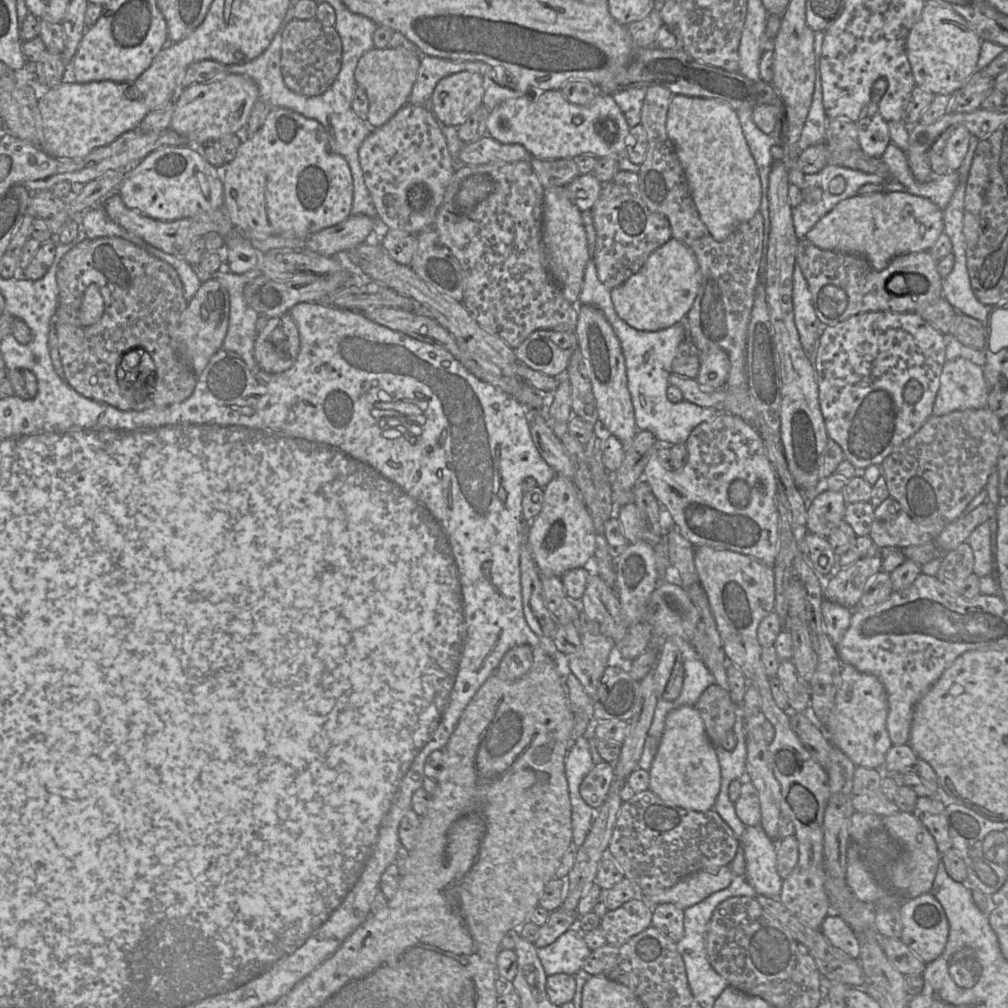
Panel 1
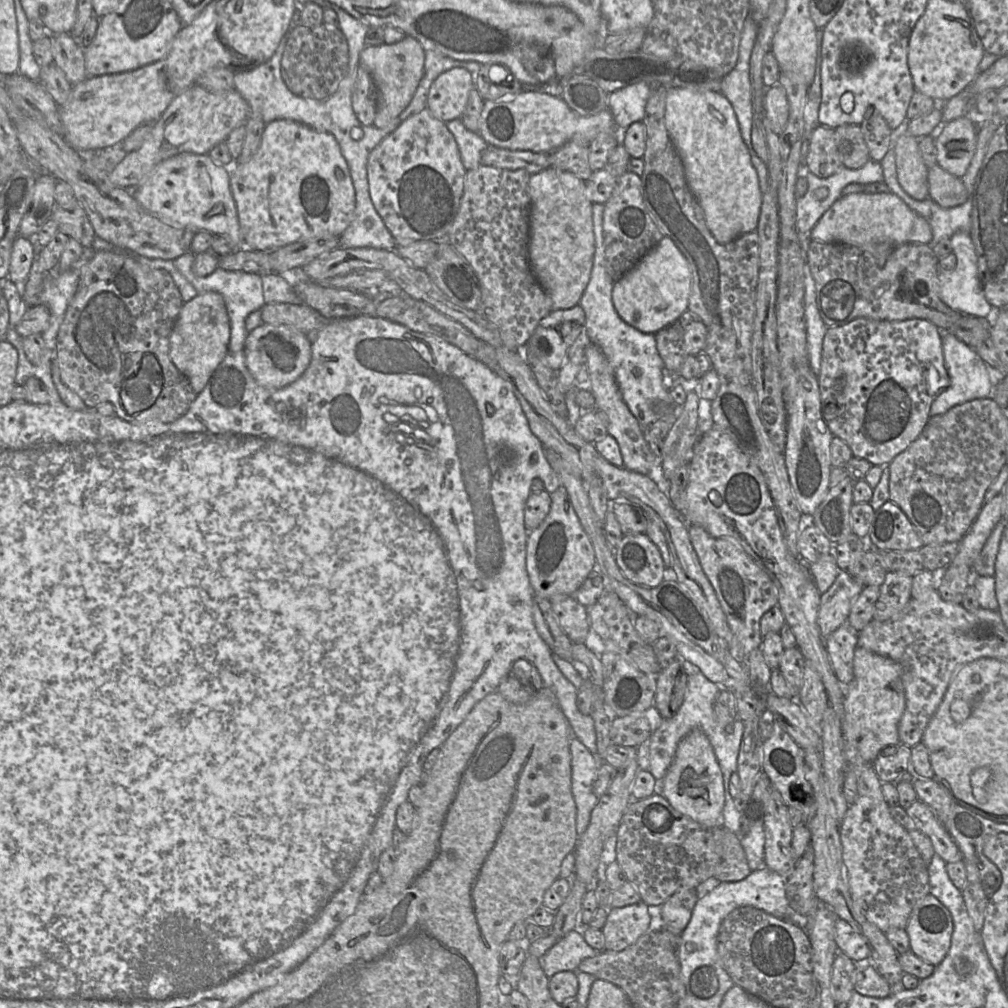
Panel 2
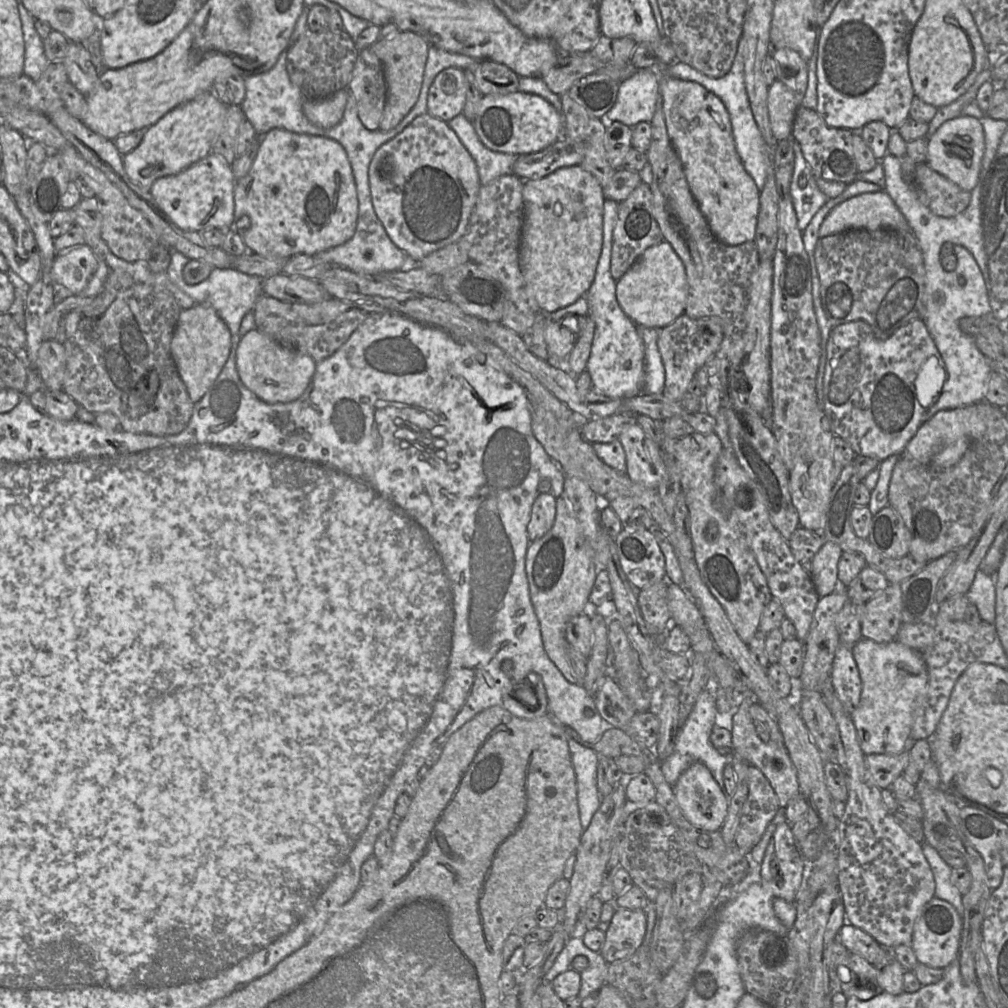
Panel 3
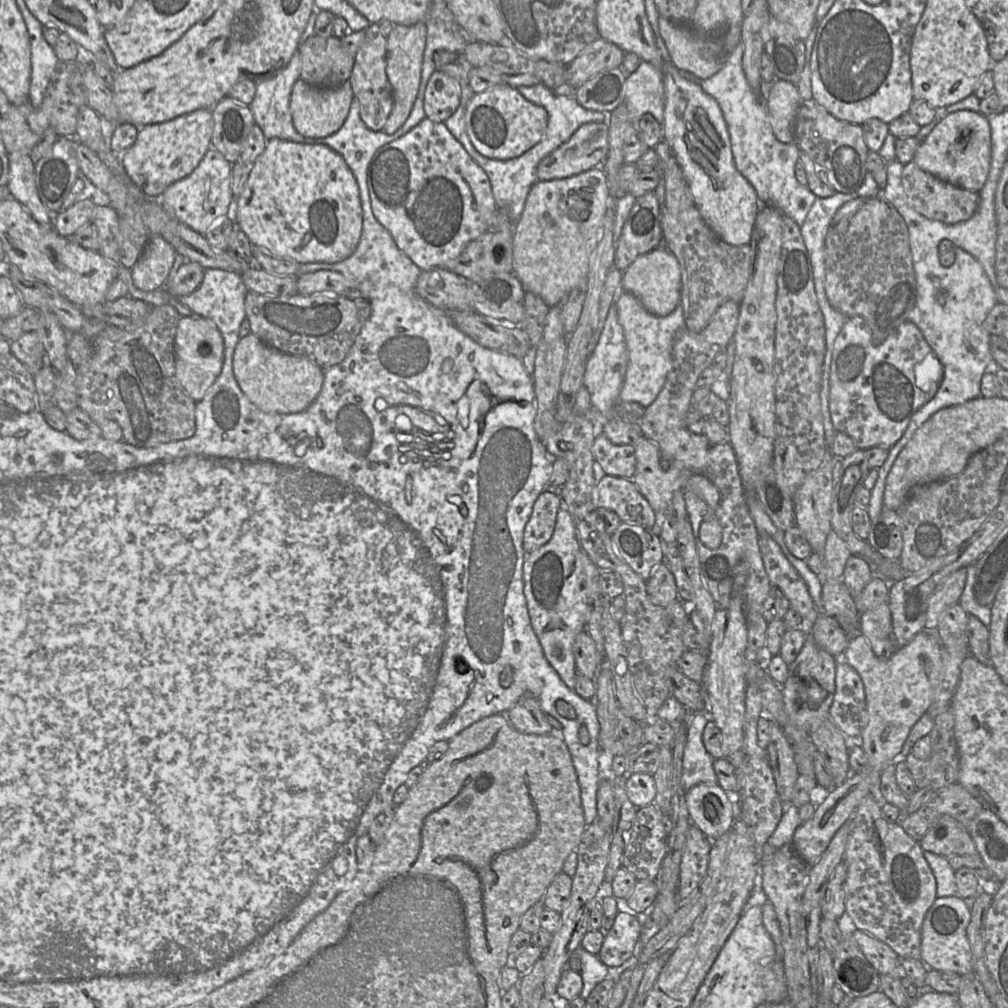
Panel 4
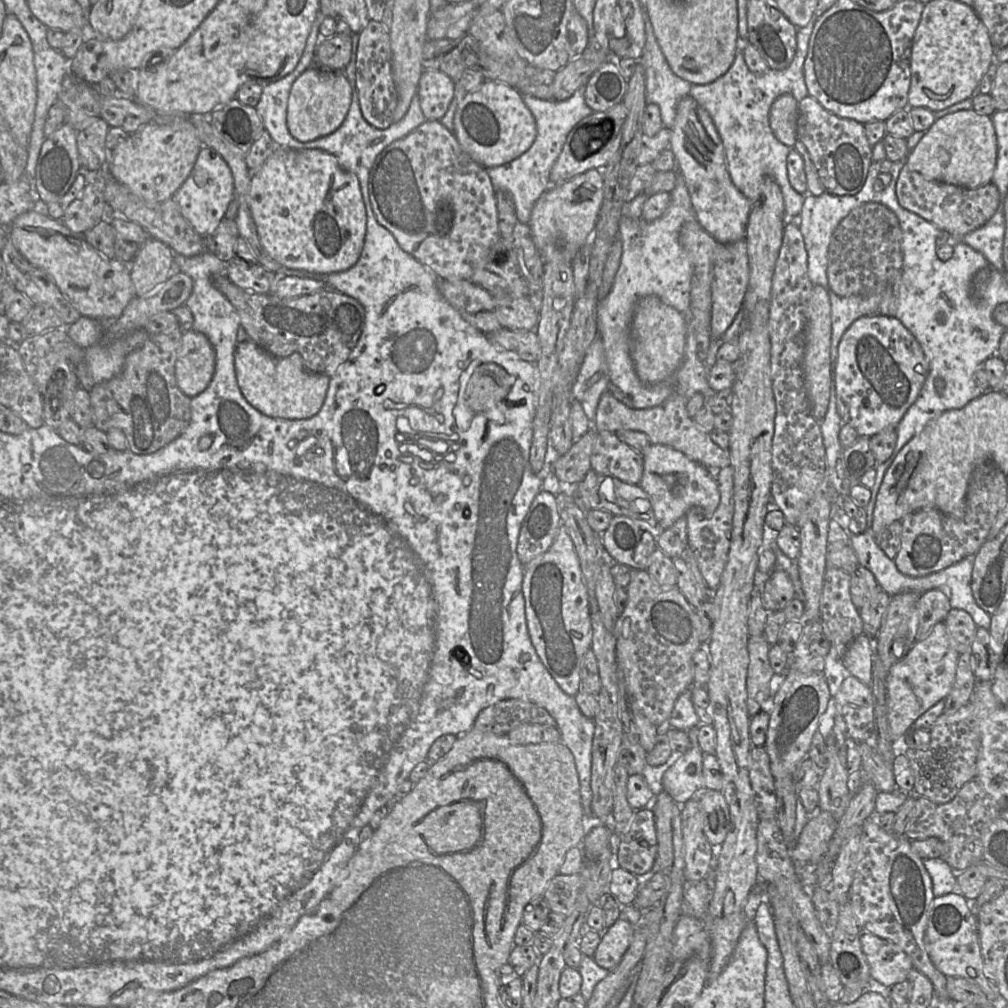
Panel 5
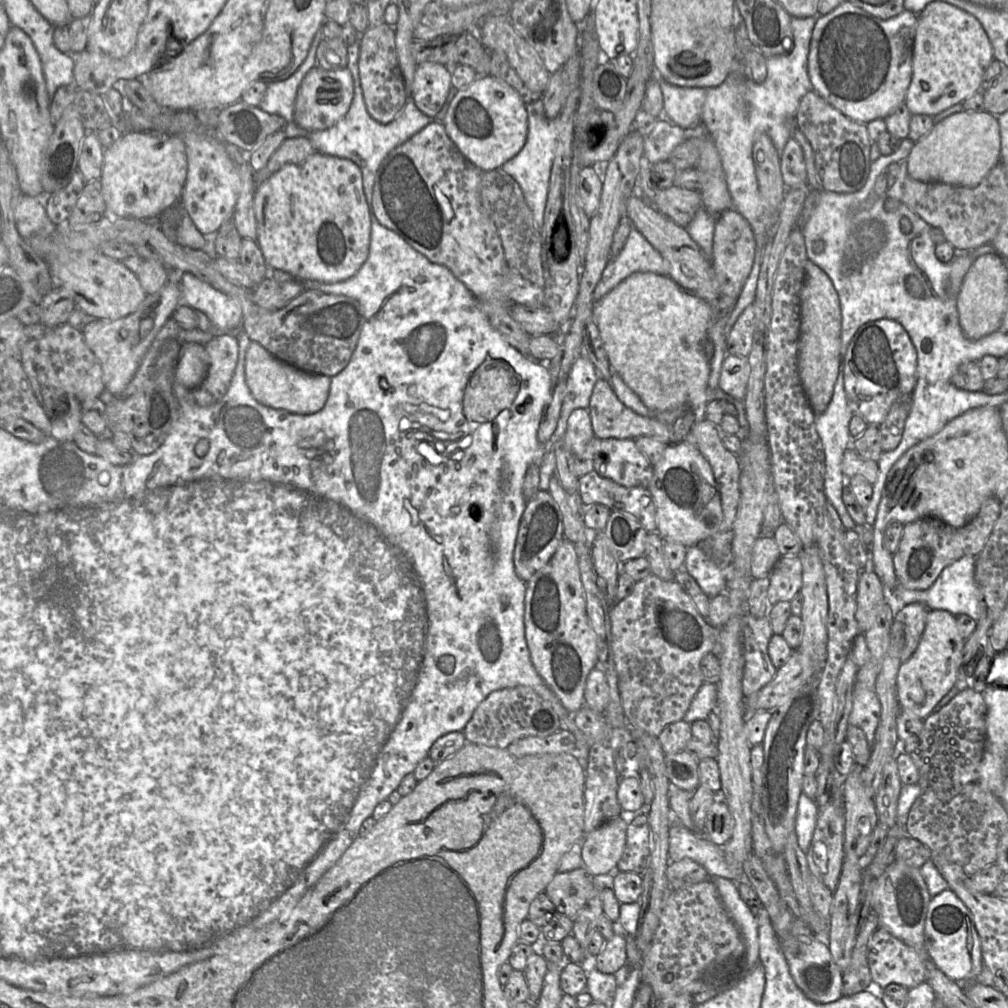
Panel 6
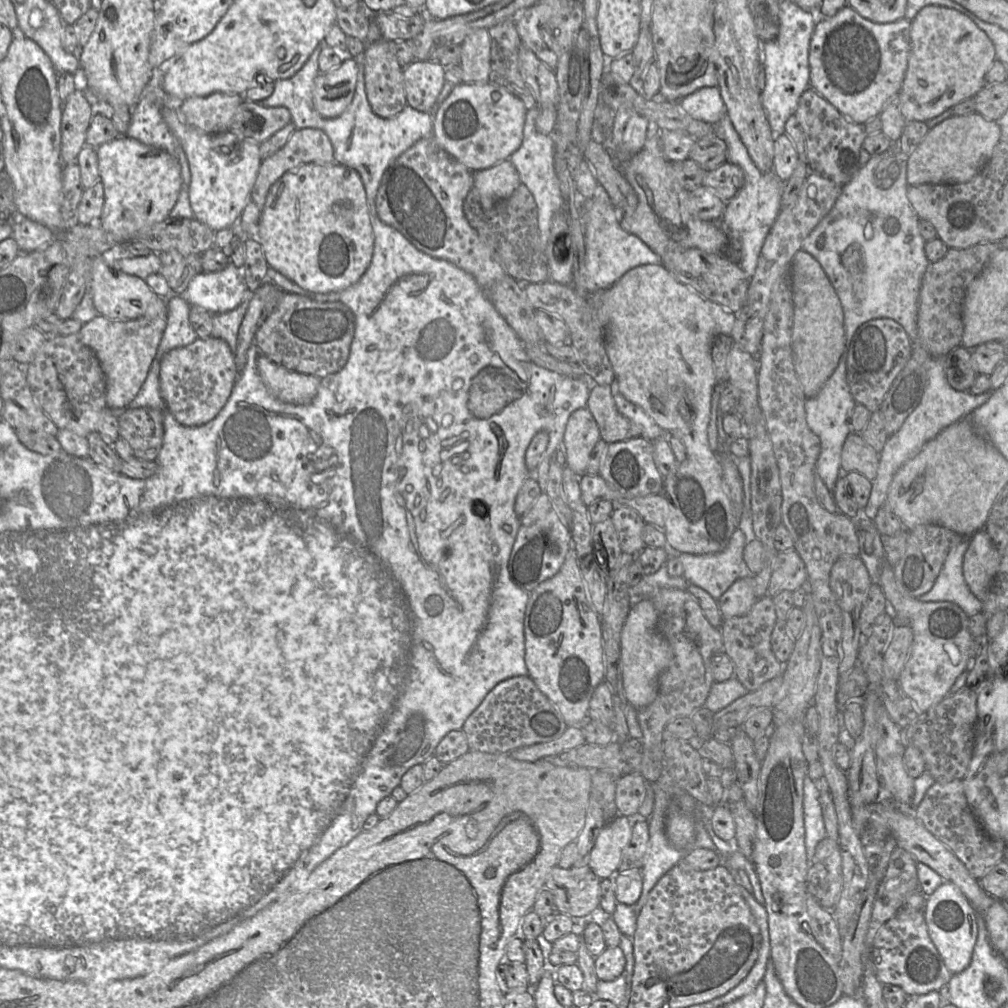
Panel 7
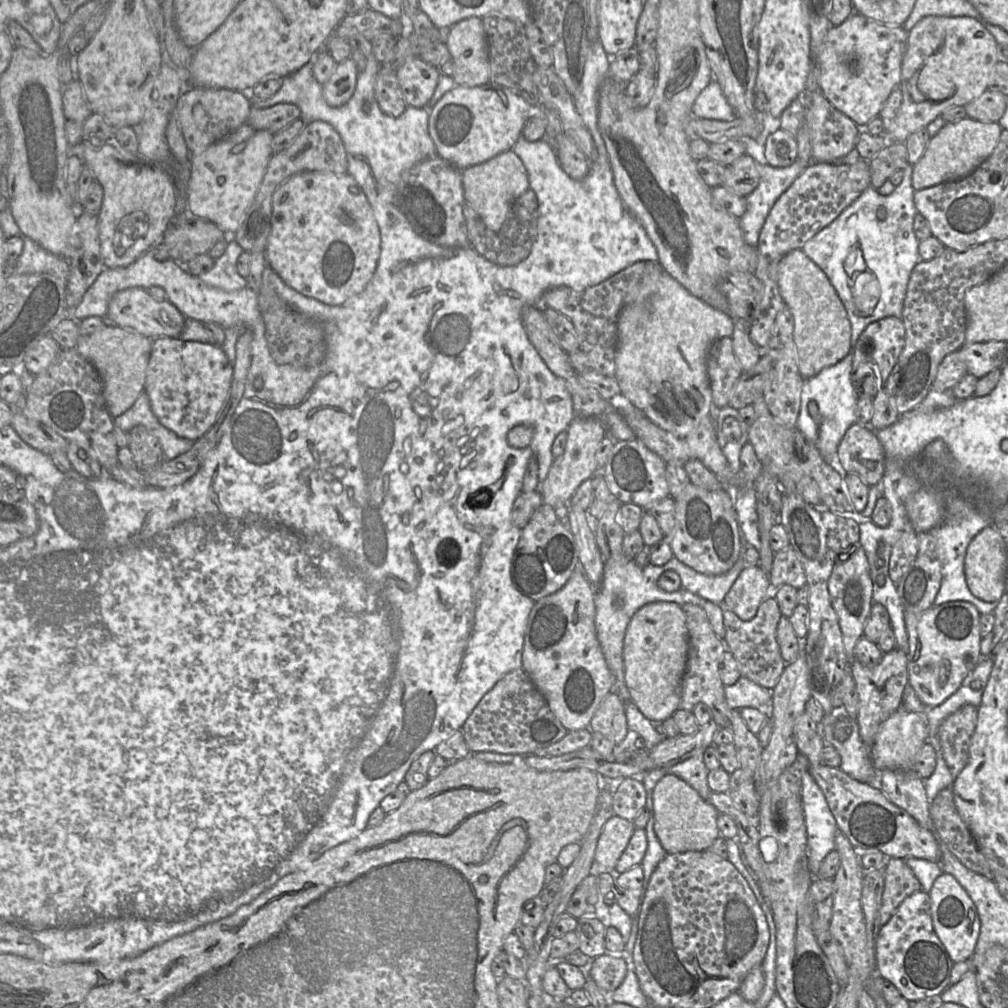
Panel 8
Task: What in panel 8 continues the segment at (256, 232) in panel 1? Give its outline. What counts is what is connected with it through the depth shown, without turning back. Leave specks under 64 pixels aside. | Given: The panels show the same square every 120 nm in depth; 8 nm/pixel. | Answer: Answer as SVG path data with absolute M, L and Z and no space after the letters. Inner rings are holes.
M300 172L273 193L266 263L289 287L306 297L340 306L359 294L376 270L380 244L370 203L349 174Z

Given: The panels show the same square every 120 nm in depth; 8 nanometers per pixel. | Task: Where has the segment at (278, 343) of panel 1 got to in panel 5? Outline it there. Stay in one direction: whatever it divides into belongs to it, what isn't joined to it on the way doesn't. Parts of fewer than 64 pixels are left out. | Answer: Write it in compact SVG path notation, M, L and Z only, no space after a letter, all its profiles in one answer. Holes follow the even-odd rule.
M251 340L238 343L235 350L235 371L239 388L250 405L273 418L306 419L321 409L330 377L309 371L300 354L275 357Z

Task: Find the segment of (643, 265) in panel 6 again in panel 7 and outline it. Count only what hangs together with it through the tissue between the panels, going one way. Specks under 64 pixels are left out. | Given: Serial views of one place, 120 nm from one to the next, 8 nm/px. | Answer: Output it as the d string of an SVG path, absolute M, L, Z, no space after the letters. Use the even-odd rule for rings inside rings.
M599 192L592 199L584 200L582 212L583 234L585 237L585 264L576 272L573 284L578 292L606 290L617 282L628 270L646 264L661 264L661 258L638 236L621 228L622 210L617 210L609 197Z

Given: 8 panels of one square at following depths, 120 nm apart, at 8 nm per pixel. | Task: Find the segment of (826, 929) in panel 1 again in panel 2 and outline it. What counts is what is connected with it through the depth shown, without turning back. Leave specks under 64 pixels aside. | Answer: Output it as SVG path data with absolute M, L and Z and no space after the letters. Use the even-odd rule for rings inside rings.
M840 918L835 922L835 941L838 952L846 954L856 964L870 962L870 948L865 938Z

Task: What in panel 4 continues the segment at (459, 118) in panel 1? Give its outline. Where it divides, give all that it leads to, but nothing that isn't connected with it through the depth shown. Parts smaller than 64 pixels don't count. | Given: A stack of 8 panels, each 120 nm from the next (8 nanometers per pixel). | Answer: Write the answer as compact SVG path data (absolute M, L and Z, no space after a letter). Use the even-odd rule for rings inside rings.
M435 70L427 83L424 94L426 118L444 122L460 105L461 89L456 79L447 73Z

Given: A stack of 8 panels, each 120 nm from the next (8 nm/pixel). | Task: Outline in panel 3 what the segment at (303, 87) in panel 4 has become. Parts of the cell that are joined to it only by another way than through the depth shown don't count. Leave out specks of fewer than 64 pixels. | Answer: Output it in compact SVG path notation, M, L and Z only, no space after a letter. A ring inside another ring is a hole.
M341 89L322 99L304 99L302 110L307 119L322 128L337 125L344 114L349 89Z

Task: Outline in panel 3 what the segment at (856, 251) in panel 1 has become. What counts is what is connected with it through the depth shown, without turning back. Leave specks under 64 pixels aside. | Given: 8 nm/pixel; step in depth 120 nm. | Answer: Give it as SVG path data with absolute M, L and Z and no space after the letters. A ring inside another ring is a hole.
M884 190L863 193L849 198L835 206L822 222L819 229L819 236L822 238L850 229L865 229L870 231L899 230L913 232L901 211Z

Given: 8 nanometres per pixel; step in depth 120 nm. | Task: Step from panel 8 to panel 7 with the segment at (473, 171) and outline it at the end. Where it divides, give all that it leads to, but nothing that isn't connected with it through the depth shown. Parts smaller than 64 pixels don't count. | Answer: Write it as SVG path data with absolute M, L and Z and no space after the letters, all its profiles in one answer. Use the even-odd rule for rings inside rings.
M509 159L473 172L473 189L479 194L484 211L490 211L497 202L510 197L520 184L519 174Z

